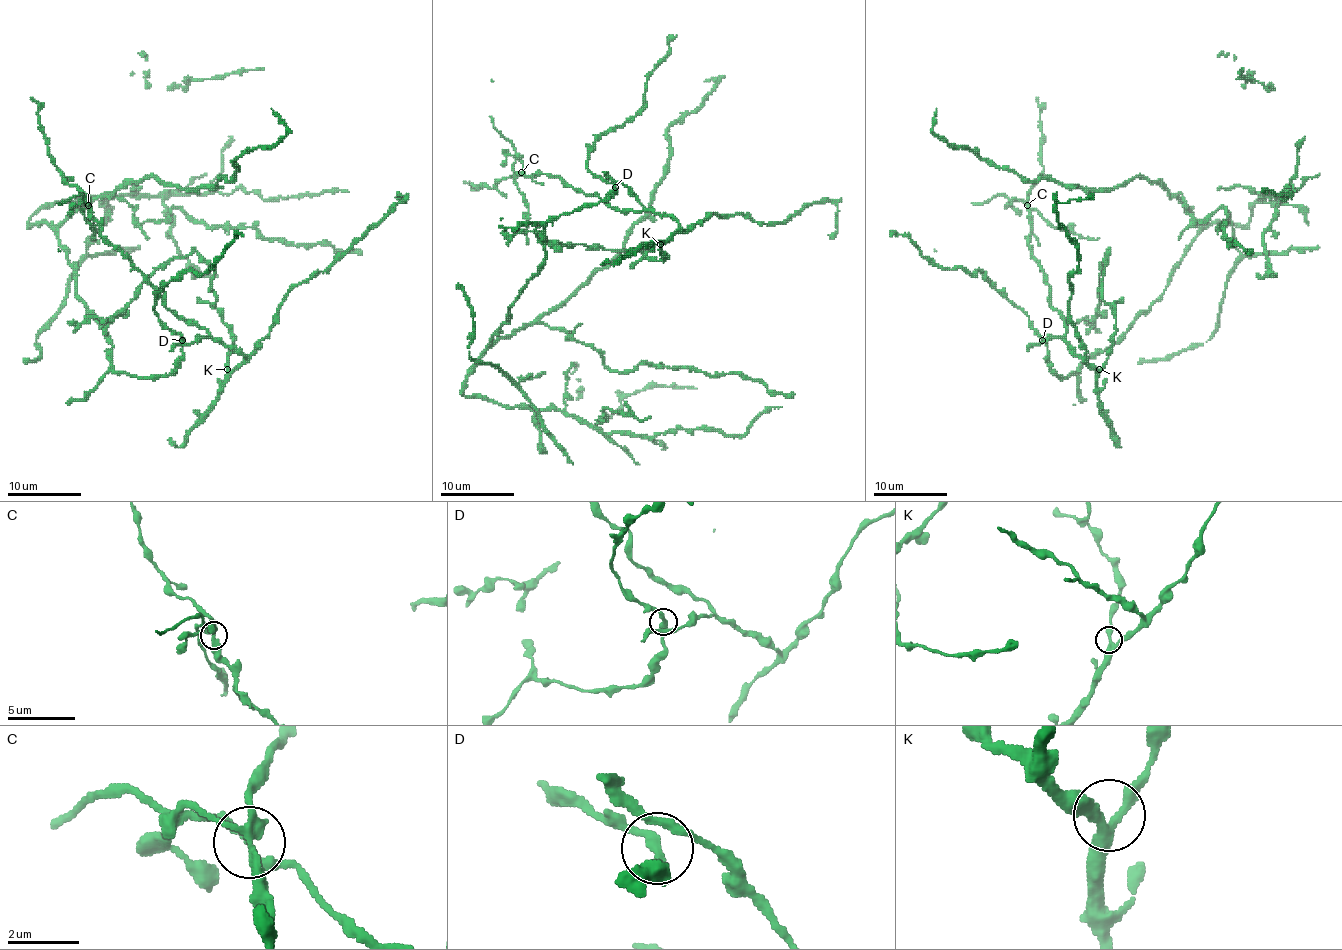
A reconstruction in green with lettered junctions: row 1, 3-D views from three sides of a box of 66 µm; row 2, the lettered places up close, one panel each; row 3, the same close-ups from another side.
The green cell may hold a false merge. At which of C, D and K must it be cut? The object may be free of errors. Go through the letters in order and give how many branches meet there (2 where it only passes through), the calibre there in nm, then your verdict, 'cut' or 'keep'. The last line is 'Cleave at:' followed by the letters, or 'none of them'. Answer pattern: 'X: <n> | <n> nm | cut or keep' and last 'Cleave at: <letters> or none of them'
C: 4 | 280 nm | cut
D: 3 | 260 nm | keep
K: 3 | 300 nm | keep
Cleave at: C

